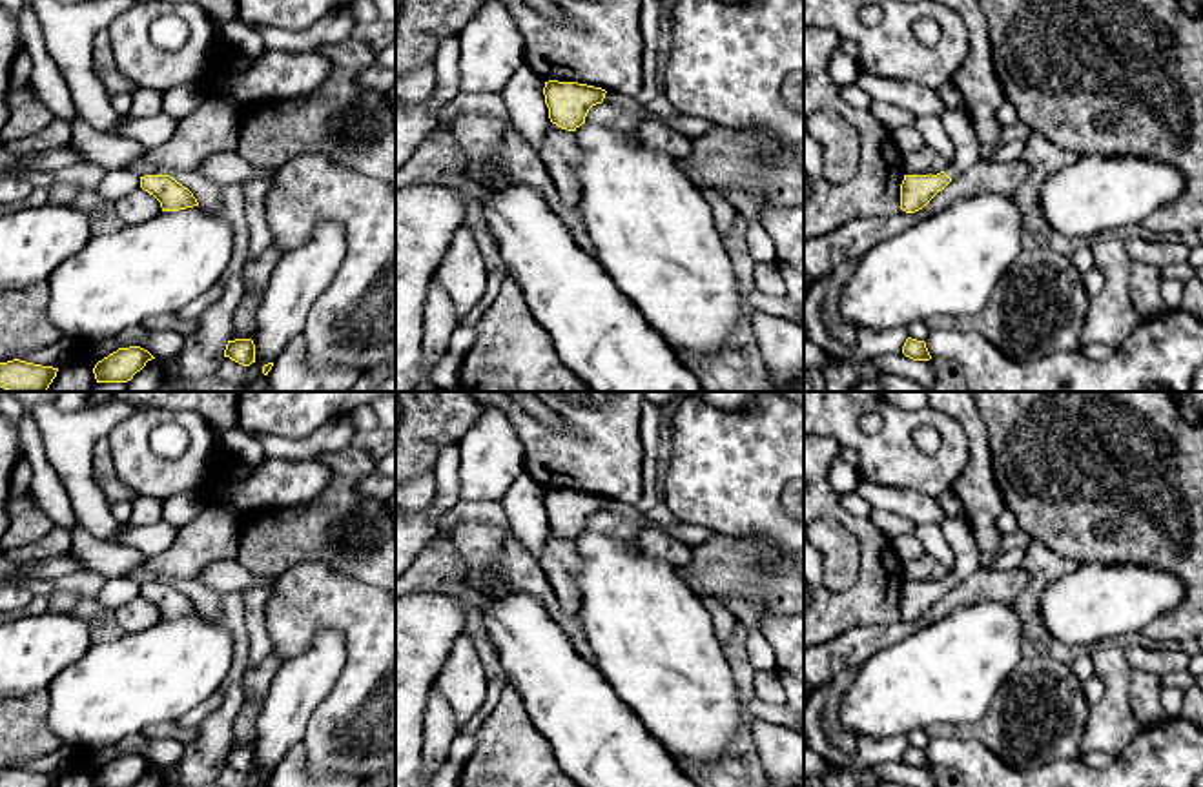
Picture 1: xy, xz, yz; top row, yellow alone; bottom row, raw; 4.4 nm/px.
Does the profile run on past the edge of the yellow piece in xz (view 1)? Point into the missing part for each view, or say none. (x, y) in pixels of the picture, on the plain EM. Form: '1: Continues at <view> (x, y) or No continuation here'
1: No continuation here

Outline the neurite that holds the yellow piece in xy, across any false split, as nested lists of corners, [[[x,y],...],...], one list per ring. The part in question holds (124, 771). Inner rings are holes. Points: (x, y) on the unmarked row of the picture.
[[[140,754],[118,756],[93,776],[95,787],[133,787],[148,769],[155,767]]]

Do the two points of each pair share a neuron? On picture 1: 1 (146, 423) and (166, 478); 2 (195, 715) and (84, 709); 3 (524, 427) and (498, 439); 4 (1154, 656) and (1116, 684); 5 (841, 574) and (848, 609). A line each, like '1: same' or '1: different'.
1: same
2: different
3: different
4: different
5: different

